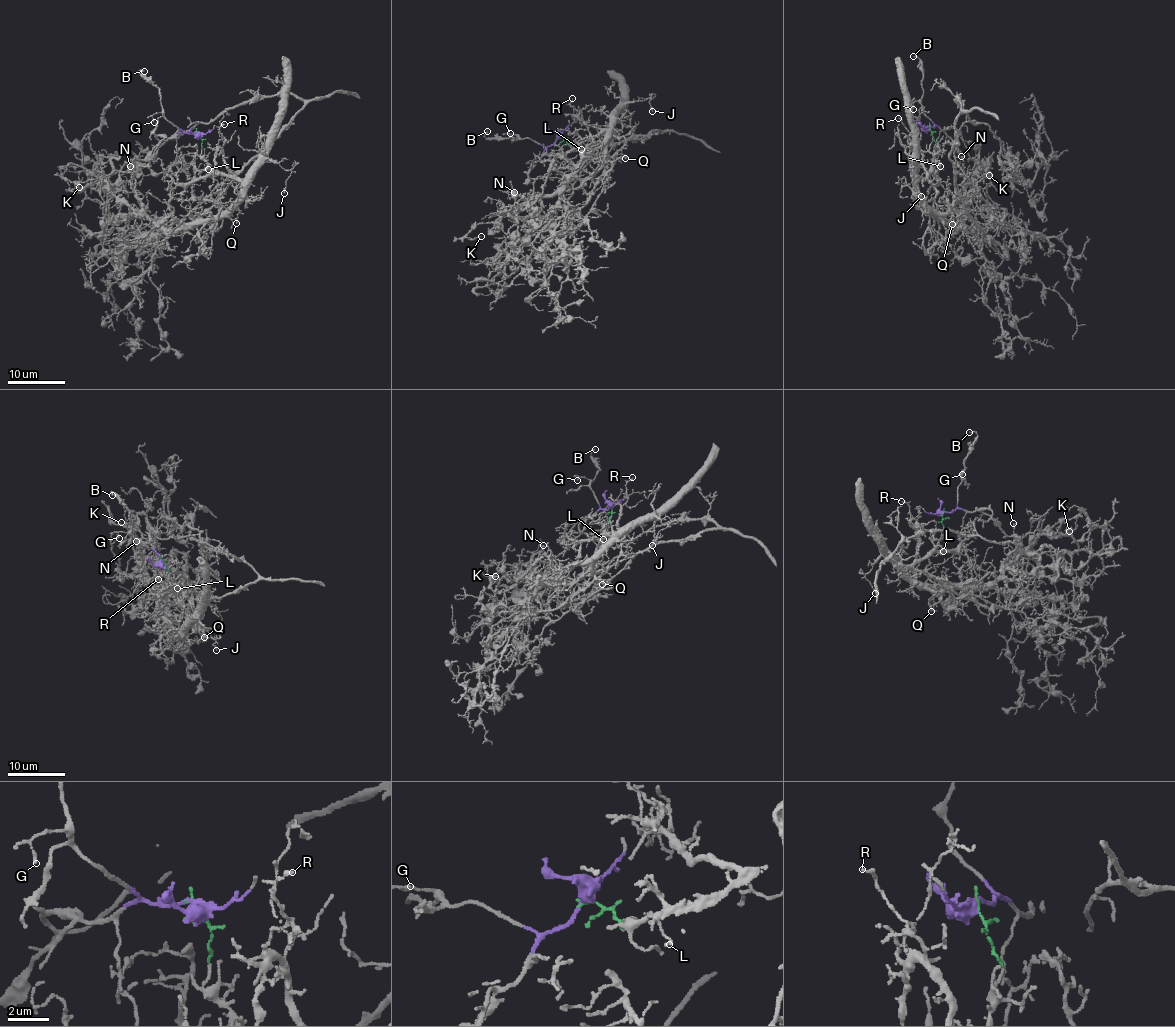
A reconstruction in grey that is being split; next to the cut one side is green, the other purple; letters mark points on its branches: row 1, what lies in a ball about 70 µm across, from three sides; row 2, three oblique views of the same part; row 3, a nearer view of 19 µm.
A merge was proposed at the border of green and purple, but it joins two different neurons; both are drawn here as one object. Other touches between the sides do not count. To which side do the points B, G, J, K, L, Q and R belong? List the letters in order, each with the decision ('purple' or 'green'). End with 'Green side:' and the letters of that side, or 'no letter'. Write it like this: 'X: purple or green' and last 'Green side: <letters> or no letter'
B: purple
G: purple
J: green
K: purple
L: green
Q: green
R: green
Green side: J, L, Q, R

